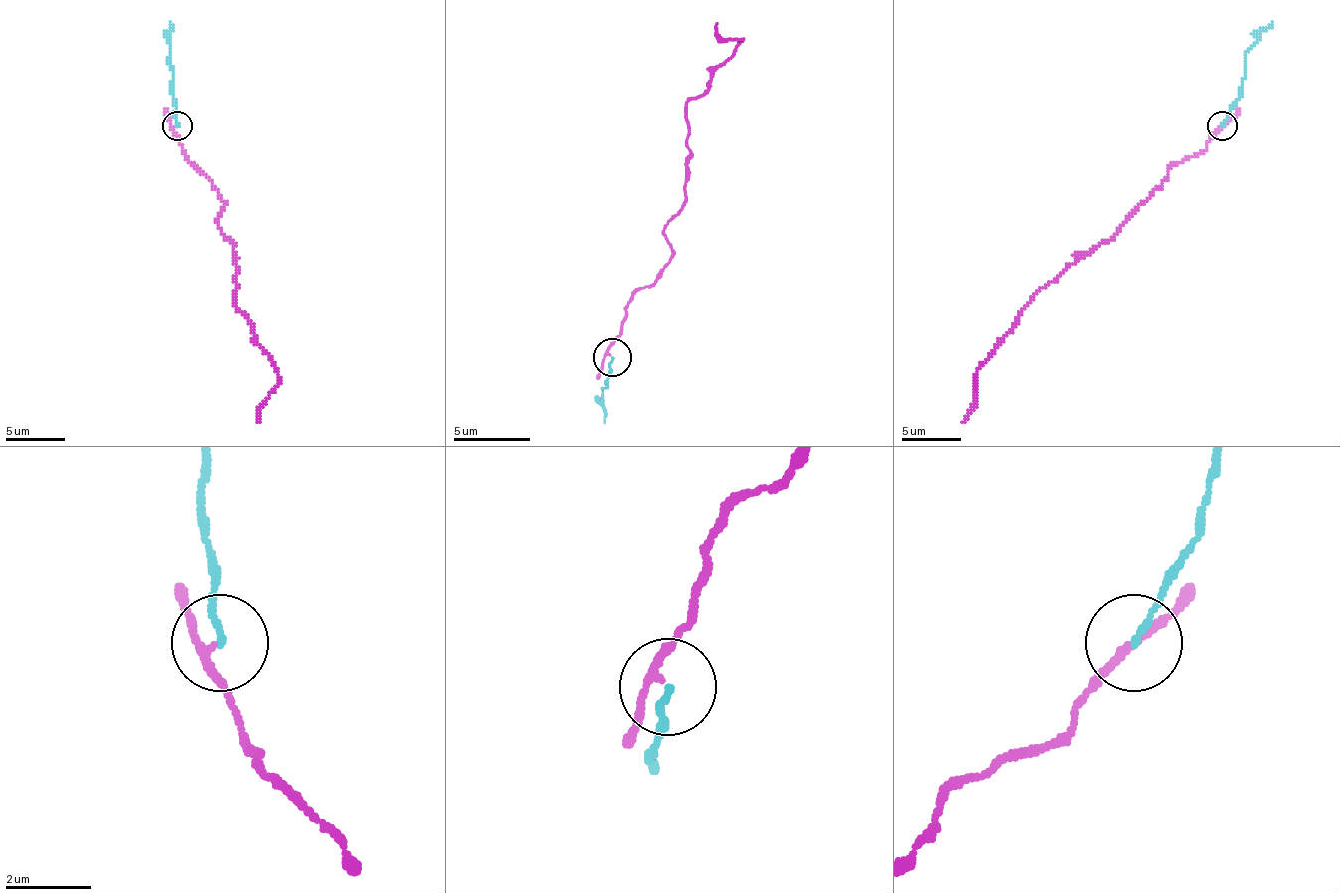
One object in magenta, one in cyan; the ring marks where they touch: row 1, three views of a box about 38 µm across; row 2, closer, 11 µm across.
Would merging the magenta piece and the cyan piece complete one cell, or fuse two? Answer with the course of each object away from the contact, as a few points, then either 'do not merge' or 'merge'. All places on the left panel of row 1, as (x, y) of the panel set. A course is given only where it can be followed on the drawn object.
magenta via (176, 126), (182, 150), (224, 204), (218, 228), (233, 243), (236, 308), (277, 371), (277, 386), (257, 422) | cyan via (176, 126), (170, 22) | merge

